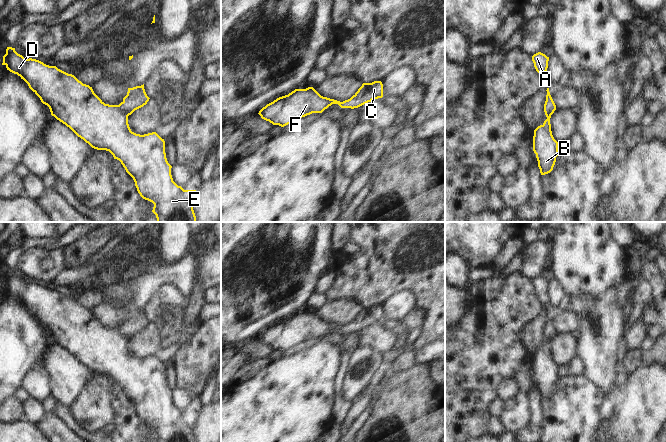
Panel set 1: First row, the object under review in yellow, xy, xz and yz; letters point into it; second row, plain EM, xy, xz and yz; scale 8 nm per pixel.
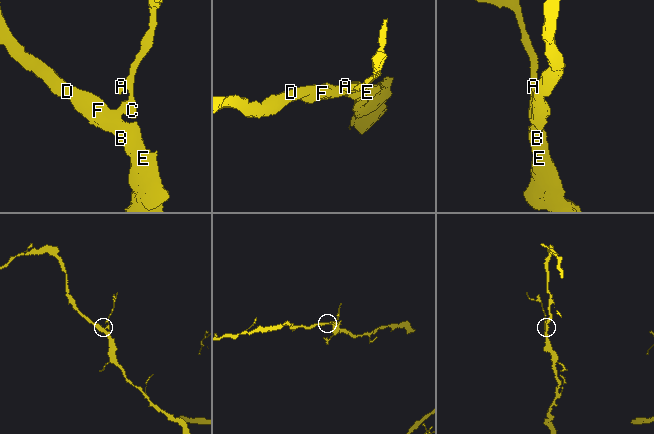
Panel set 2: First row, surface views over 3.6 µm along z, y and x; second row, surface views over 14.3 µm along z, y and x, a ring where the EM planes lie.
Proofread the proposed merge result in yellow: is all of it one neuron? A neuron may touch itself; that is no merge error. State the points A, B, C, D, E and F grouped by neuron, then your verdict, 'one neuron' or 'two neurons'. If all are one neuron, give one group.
groups A B C D E F; one neuron

